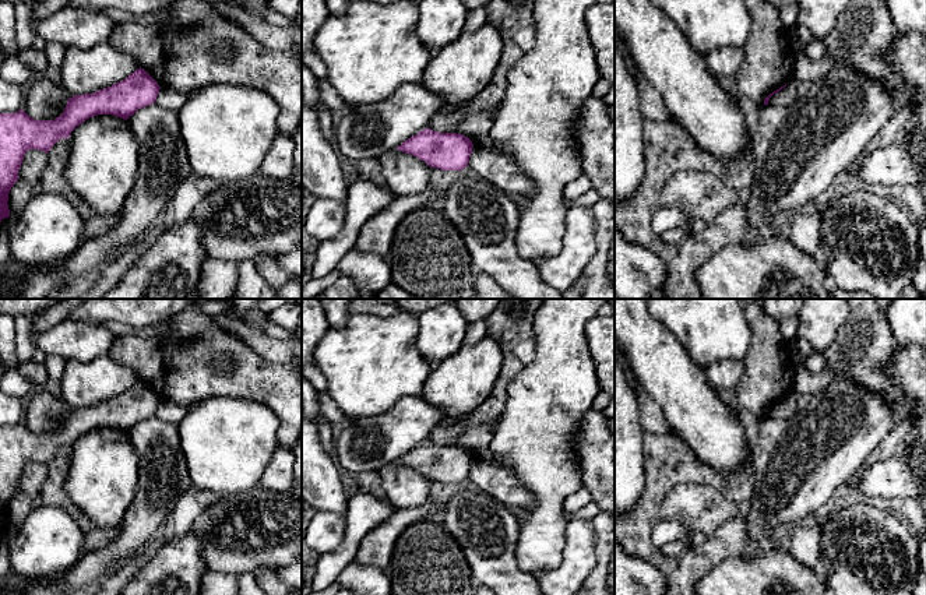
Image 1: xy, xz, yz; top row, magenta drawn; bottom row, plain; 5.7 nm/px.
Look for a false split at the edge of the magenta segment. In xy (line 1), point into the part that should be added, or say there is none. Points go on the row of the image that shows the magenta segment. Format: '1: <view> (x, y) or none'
1: none

